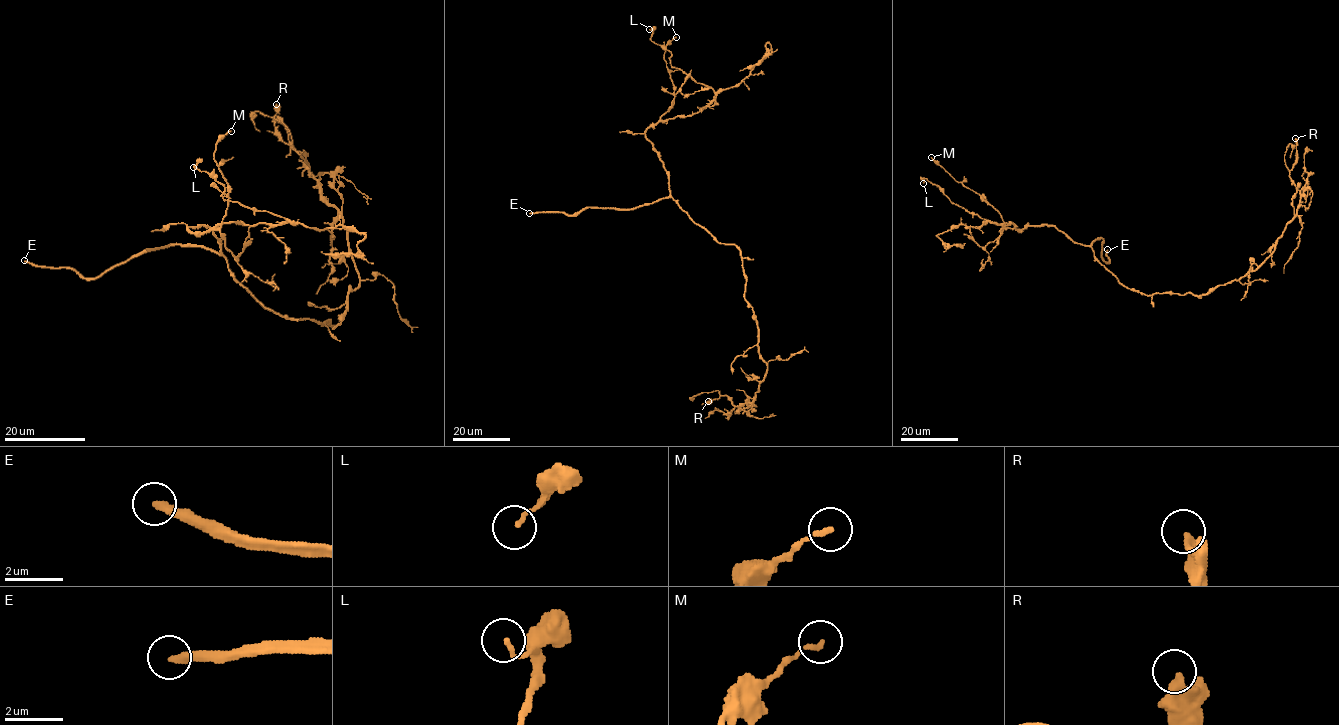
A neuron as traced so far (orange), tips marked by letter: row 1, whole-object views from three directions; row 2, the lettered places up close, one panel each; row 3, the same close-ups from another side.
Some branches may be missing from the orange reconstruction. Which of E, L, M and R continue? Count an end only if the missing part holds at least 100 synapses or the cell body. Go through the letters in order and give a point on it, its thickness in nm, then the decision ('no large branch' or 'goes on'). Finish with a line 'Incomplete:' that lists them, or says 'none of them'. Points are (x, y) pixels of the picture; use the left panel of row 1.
E: place (24, 260); calibre 300 nm; goes on
L: place (193, 167); calibre 130 nm; no large branch
M: place (231, 131); calibre 140 nm; no large branch
R: place (276, 104); calibre 420 nm; no large branch
Incomplete: E

